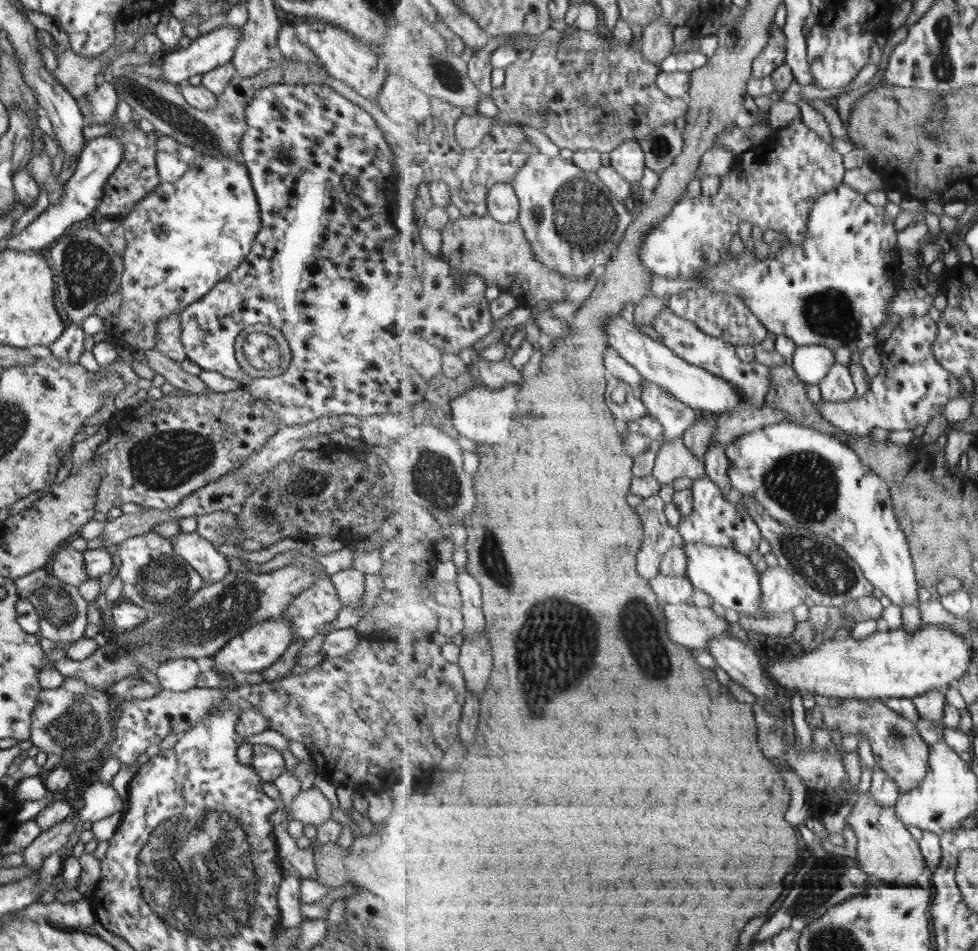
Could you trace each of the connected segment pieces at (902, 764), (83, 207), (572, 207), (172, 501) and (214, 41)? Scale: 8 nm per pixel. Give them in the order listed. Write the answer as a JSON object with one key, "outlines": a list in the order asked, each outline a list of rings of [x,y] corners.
{"outlines":[[[[842,699],[834,705],[815,704],[804,710],[804,720],[809,724],[809,728],[819,726],[827,731],[841,730],[843,738],[850,734],[864,734],[872,748],[874,760],[894,780],[900,794],[917,788],[928,773],[931,745],[919,736],[915,721],[895,712],[884,700]]],[[[111,134],[89,140],[80,150],[76,169],[64,184],[64,193],[61,194],[61,199],[57,203],[53,203],[53,205],[49,204],[41,214],[27,224],[19,233],[9,237],[5,249],[37,253],[41,248],[45,248],[51,242],[57,241],[73,223],[91,217],[92,212],[95,211],[97,204],[99,204],[102,186],[105,184],[106,178],[120,163],[121,151],[119,139]]],[[[535,154],[517,173],[512,182],[520,200],[519,221],[524,233],[532,244],[536,259],[541,264],[569,277],[587,277],[598,274],[612,259],[620,240],[626,235],[627,229],[635,219],[635,212],[627,210],[621,199],[617,199],[611,189],[601,180],[597,172],[586,172],[571,159],[549,157],[545,154]]],[[[243,388],[224,393],[189,393],[182,397],[168,394],[159,399],[146,397],[139,402],[139,406],[123,409],[113,416],[120,421],[111,425],[108,437],[96,448],[100,483],[95,493],[92,519],[103,522],[113,506],[119,507],[127,502],[154,508],[155,511],[175,508],[185,496],[232,472],[244,458],[261,450],[276,432],[276,426],[280,428],[284,425],[264,402]]],[[[230,25],[216,28],[209,31],[207,34],[197,36],[196,39],[191,41],[187,48],[180,48],[178,51],[167,54],[162,60],[161,65],[161,78],[165,83],[180,86],[185,81],[194,75],[203,75],[219,66],[230,62],[235,52],[237,43],[239,42],[242,30]]]]}

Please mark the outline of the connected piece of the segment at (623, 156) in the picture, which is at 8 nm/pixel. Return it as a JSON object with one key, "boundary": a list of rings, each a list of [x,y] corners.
{"boundary":[[[628,141],[610,152],[611,165],[628,181],[637,182],[643,178],[646,154],[639,141]]]}

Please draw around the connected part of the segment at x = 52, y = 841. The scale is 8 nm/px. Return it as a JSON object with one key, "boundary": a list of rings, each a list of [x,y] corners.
{"boundary":[[[78,812],[69,818],[65,817],[59,824],[51,826],[49,830],[41,832],[39,836],[23,849],[23,864],[31,866],[36,871],[42,863],[43,858],[57,852],[75,830]]]}

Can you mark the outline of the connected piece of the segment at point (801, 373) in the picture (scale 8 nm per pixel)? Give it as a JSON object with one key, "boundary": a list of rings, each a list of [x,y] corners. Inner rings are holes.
{"boundary":[[[818,345],[797,348],[793,362],[794,369],[803,382],[817,385],[829,374],[834,364],[834,350]]]}

